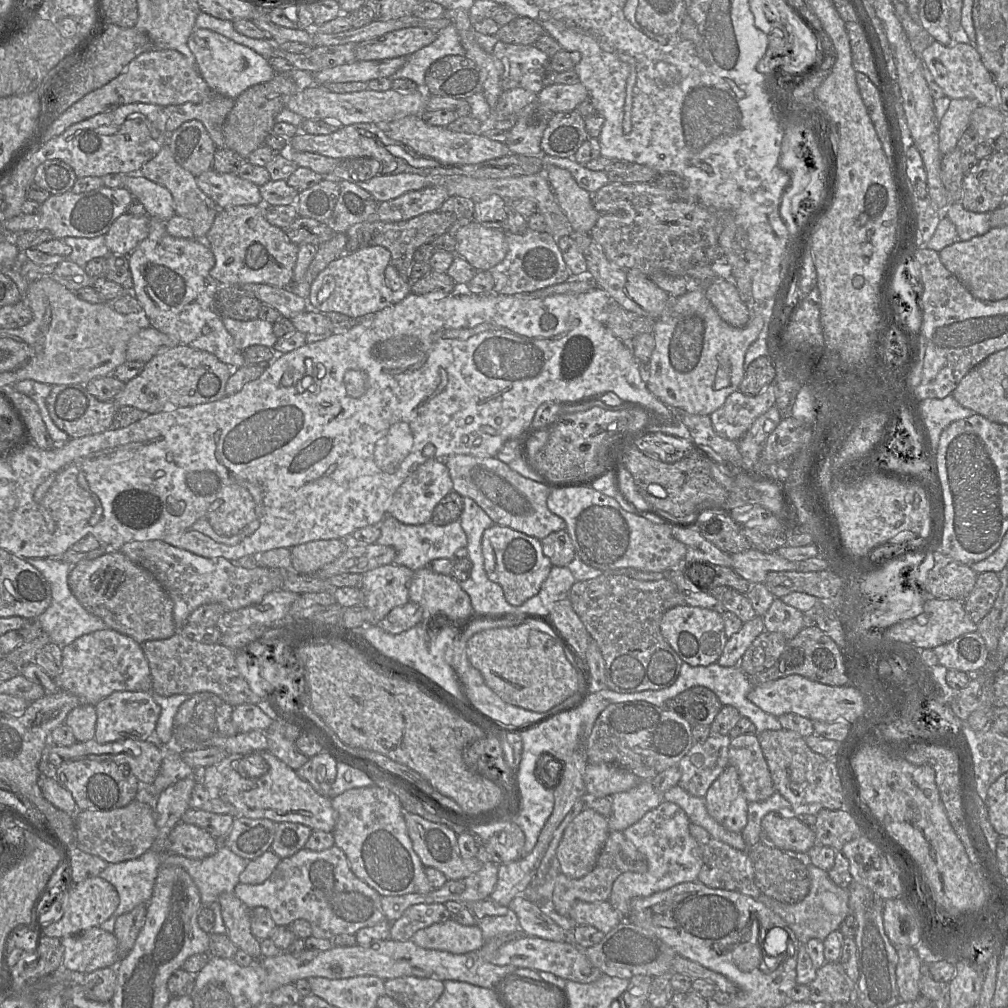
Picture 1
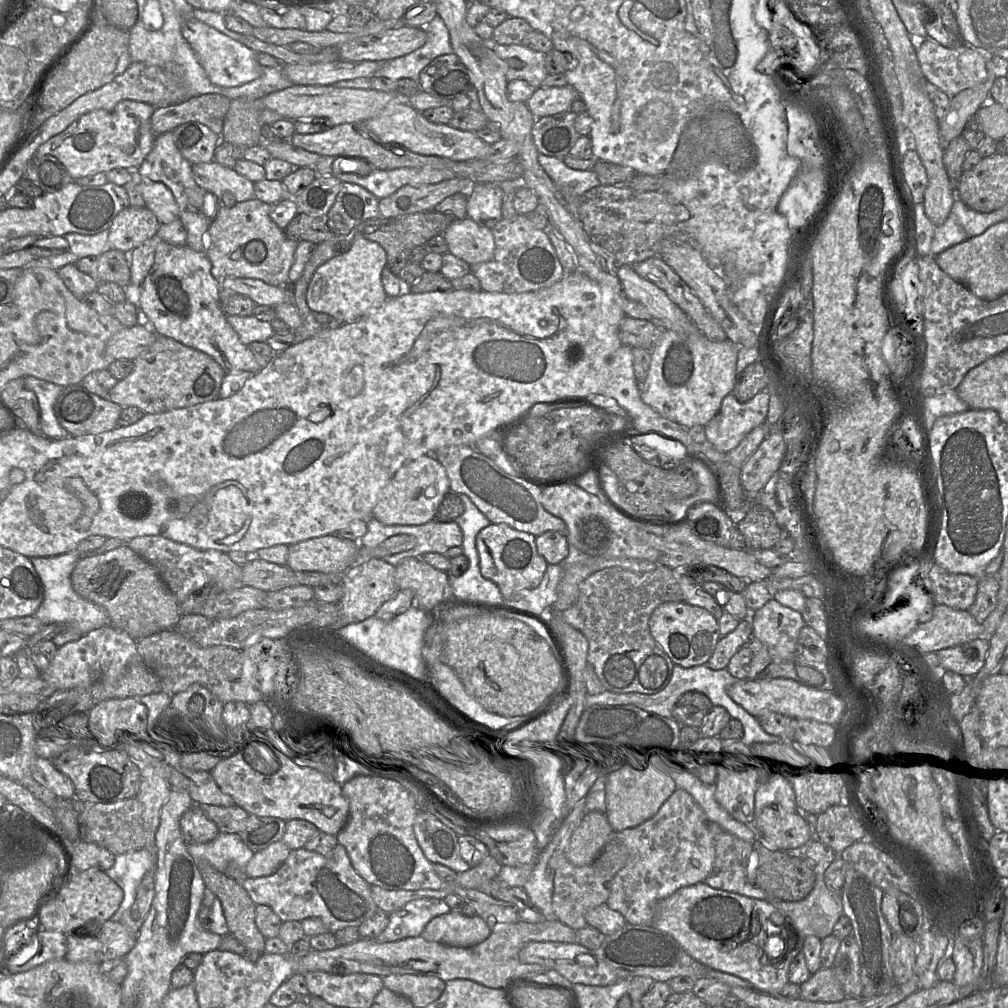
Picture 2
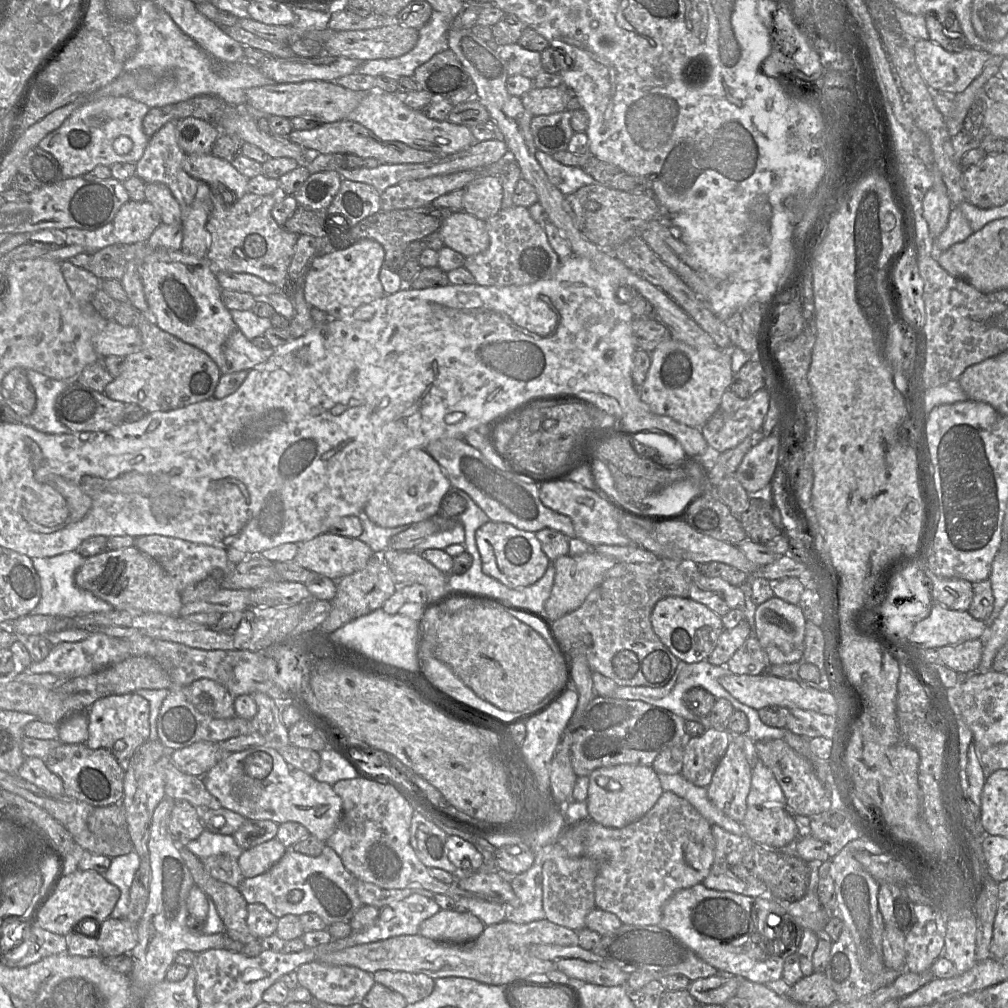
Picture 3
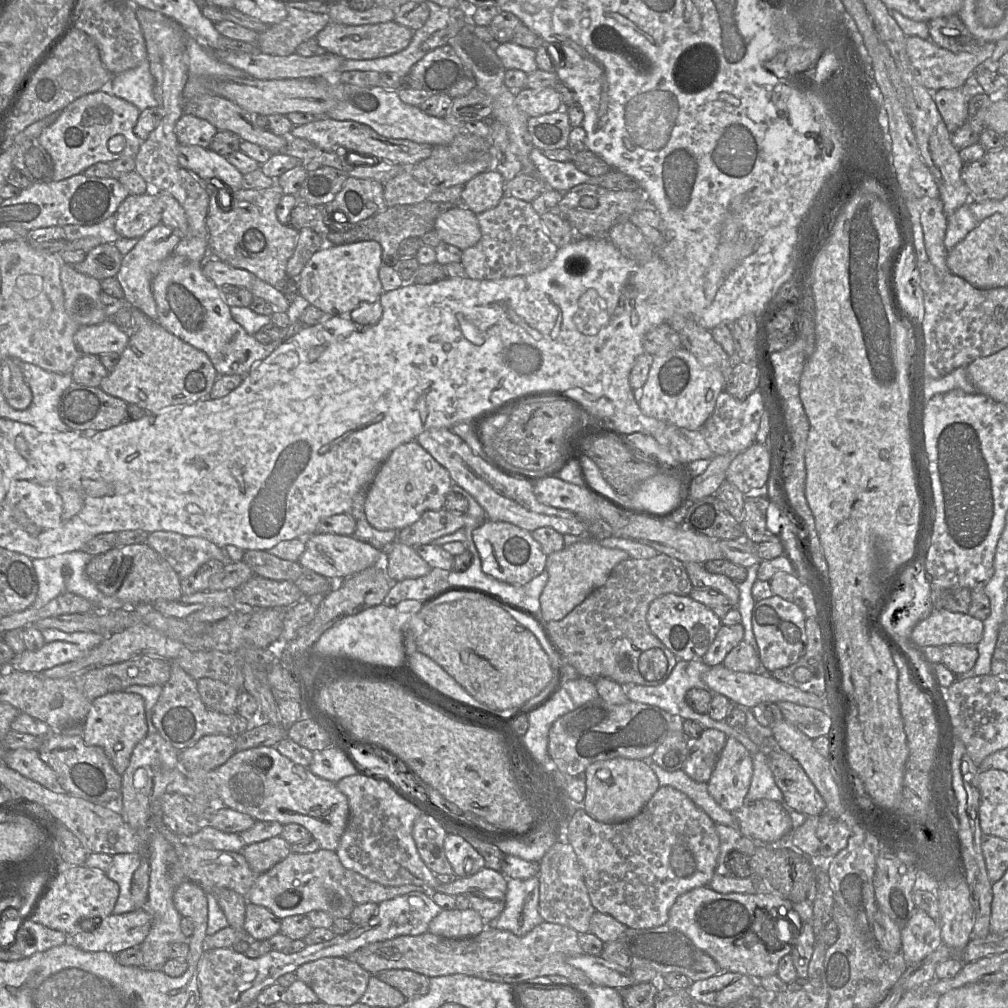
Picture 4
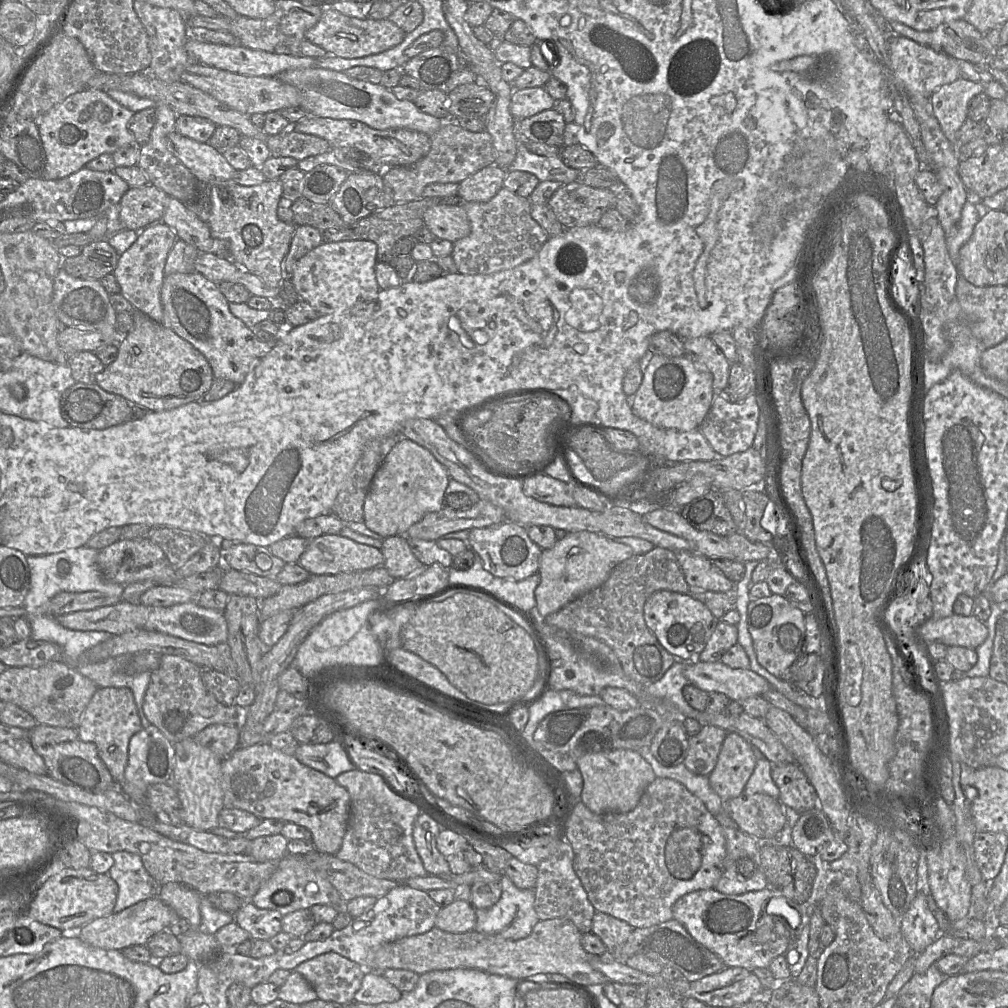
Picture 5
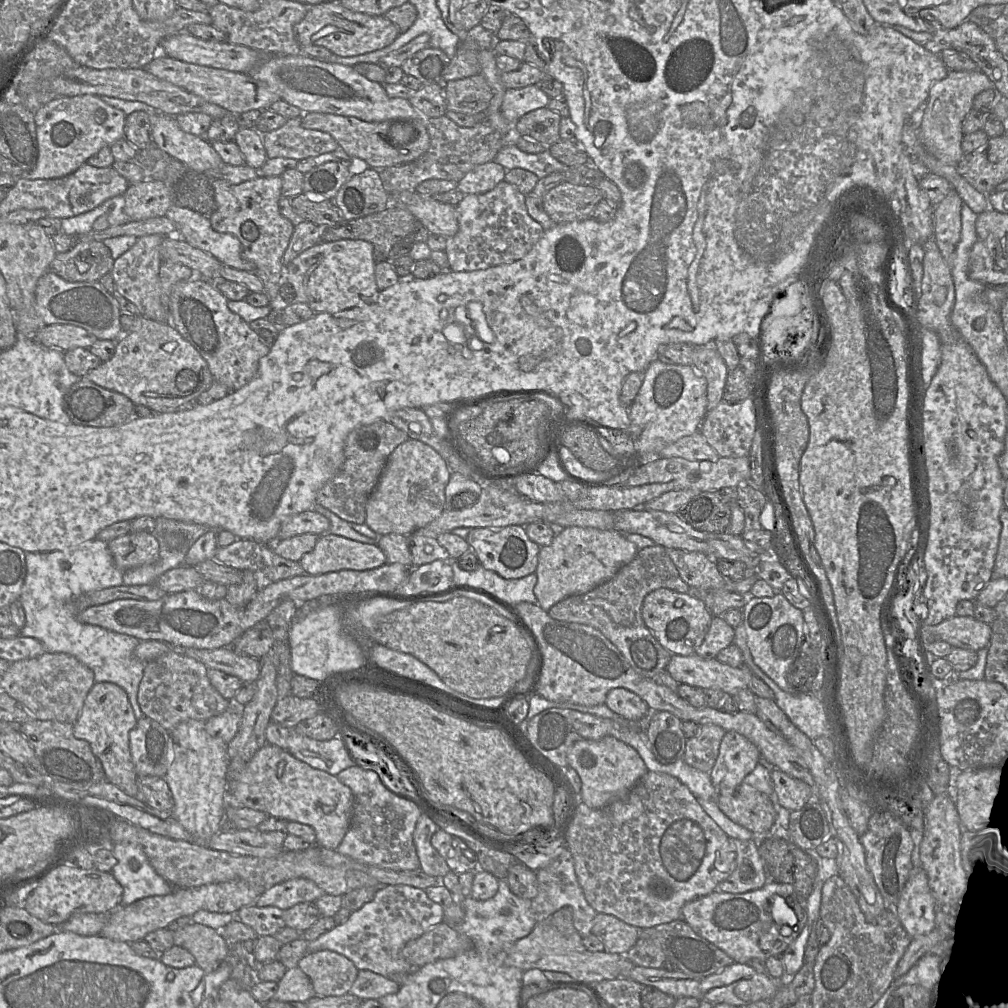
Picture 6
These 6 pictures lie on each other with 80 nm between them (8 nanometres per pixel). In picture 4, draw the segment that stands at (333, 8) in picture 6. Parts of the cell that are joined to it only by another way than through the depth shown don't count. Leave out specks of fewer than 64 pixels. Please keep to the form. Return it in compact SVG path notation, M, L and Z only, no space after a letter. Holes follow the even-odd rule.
M394 21L366 25L344 25L330 22L315 39L326 52L344 59L369 60L386 57L404 50L410 44L414 31Z

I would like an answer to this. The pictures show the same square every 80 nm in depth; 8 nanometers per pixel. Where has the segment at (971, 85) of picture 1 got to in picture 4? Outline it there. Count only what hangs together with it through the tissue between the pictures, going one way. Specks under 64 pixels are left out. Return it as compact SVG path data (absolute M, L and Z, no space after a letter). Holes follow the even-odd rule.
M910 36L906 40L906 49L921 84L929 91L936 92L941 89L953 89L963 86L975 70L991 58L993 51L996 49L996 42L985 42L976 52L952 53L940 48L931 40Z

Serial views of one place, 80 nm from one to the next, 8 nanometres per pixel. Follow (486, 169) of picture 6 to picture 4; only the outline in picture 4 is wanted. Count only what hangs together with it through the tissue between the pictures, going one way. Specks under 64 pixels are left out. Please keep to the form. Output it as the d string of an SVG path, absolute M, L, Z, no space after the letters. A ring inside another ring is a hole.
M486 171L464 184L461 202L477 215L496 207L504 195L503 177L497 171Z

